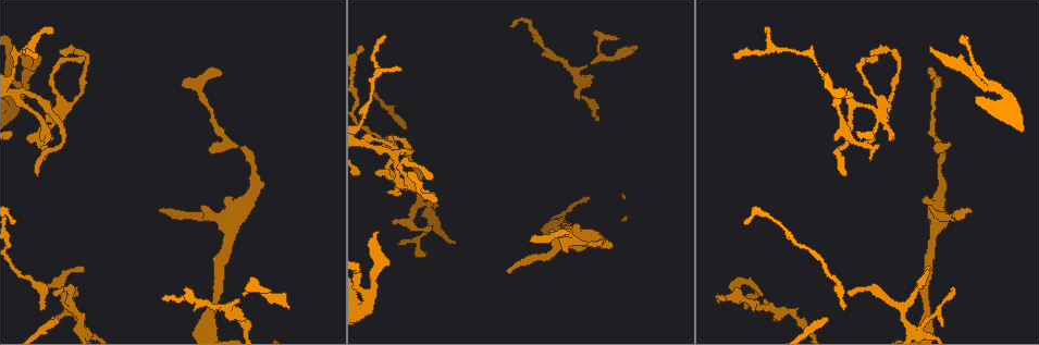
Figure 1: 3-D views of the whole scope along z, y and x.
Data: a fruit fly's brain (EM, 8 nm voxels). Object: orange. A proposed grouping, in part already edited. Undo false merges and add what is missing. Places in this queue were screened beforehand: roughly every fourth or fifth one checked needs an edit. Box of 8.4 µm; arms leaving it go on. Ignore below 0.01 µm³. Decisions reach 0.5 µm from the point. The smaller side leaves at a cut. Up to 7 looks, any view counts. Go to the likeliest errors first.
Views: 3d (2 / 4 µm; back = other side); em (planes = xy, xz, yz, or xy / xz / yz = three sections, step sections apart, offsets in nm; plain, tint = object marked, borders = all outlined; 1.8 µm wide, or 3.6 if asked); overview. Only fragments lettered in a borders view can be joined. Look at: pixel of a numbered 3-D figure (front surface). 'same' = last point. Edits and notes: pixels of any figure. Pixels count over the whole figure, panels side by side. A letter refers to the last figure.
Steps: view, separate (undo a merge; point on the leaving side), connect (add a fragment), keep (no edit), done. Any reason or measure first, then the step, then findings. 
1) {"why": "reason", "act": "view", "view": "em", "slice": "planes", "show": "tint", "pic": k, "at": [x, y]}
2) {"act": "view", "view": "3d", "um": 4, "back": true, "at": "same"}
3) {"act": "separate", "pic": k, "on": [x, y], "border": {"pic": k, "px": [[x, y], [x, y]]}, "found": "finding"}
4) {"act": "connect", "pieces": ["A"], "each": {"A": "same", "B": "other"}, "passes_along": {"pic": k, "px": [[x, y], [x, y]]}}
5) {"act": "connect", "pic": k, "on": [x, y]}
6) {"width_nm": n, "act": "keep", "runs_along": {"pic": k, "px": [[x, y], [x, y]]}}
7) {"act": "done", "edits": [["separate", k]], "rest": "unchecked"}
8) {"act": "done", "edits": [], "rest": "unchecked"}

{"why": "an open end", "act": "view", "view": "em", "slice": "yz", "step": 16, "show": "tint", "pic": 1, "at": [930, 46]}

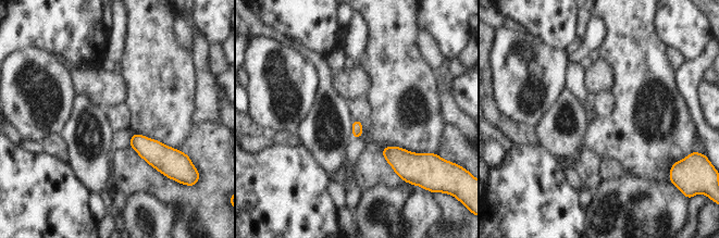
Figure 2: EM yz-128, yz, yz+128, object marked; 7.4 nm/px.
{"act": "view", "view": "em", "slice": "planes", "show": "tint", "at": "same"}

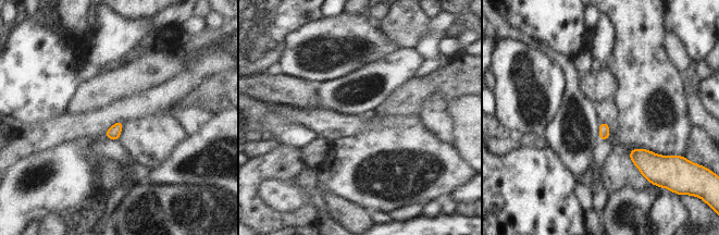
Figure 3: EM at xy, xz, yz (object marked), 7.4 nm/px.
{"act": "view", "view": "em", "slice": "planes", "show": "borders", "at": "same"}

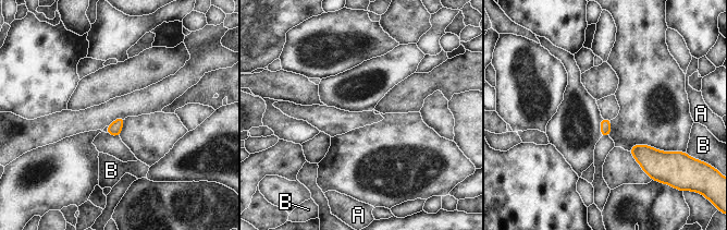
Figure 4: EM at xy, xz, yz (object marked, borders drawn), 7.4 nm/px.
{"act": "keep", "each": {"A": "other", "B": "other"}, "border": {"pic": 4, "px": [[629, 152], [650, 177]]}, "found": "no lettered fragment goes on from it"}

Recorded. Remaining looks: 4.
{"why": "free end", "act": "view", "view": "em", "slice": "xy", "step": 16, "show": "tint", "pic": 1, "at": [160, 210]}

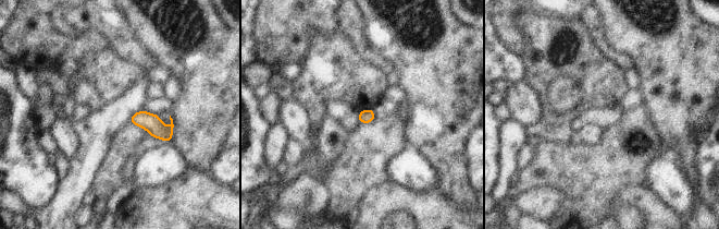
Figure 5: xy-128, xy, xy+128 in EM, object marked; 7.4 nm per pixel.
{"why": "cut it another way", "act": "view", "view": "em", "slice": "planes", "show": "borders", "at": "same"}

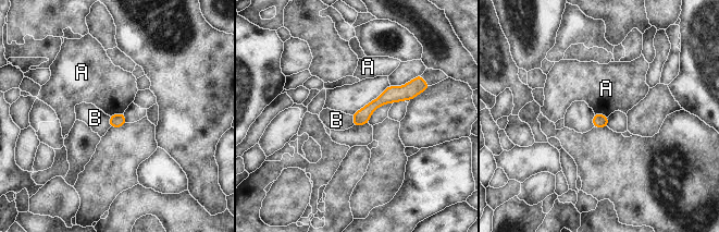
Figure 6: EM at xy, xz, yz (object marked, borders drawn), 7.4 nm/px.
{"width_nm": 100, "act": "keep", "each": {"A": "other", "B": "other"}, "border": {"pic": 6, "px": [[110, 117], [109, 126]]}, "found": "none of them fits"}

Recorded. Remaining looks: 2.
{"why": "free end", "act": "view", "view": "3d", "um": 2, "pic": 1, "at": [569, 231]}

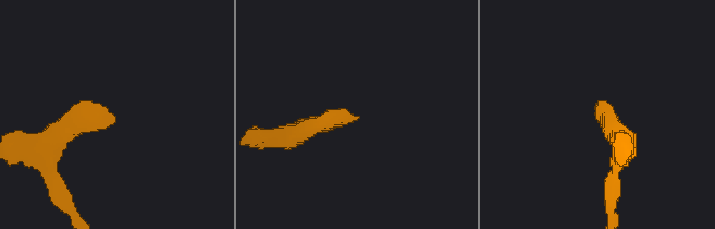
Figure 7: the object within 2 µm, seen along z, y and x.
{"act": "view", "view": "em", "slice": "planes", "show": "borders", "pic": 7, "at": [113, 116]}

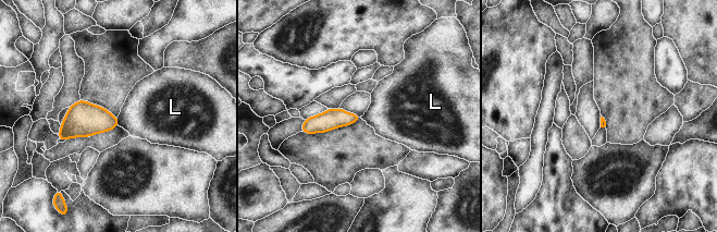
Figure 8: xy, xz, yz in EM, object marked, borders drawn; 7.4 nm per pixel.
{"act": "keep", "each": {"L": "other"}, "runs_along": {"pic": 8, "px": [[355, 118], [333, 118], [305, 129]]}, "found": "no lettered fragment goes on from it"}

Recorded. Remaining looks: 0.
{"act": "done", "edits": [], "rest": "unchecked"}

